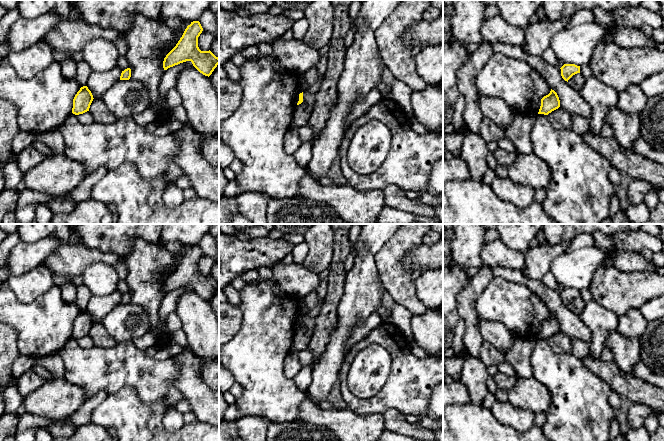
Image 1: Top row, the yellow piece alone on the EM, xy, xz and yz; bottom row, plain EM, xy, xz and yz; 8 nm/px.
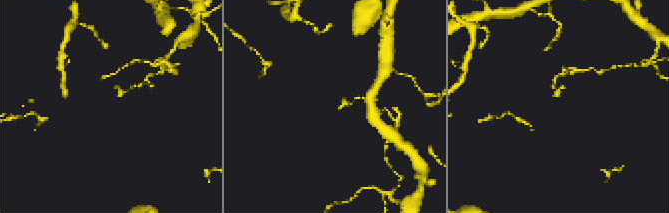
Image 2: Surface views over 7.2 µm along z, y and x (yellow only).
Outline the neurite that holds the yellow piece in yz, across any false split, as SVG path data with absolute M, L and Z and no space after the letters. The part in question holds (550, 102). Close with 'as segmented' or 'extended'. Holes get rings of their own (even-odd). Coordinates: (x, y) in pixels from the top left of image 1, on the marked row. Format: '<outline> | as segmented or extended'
M551 89L550 93L541 99L541 106L538 114L548 115L560 107L560 100L557 93Z | as segmented

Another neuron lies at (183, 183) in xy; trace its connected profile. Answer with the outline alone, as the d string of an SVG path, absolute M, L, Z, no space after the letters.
M181 177L181 178L178 178L175 183L174 183L176 186L178 186L180 189L182 190L185 190L187 188L190 188L191 187L191 182L190 180L187 178L187 177Z

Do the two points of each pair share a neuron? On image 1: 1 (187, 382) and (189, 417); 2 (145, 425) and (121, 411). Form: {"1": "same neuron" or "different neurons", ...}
{"1": "different neurons", "2": "same neuron"}

